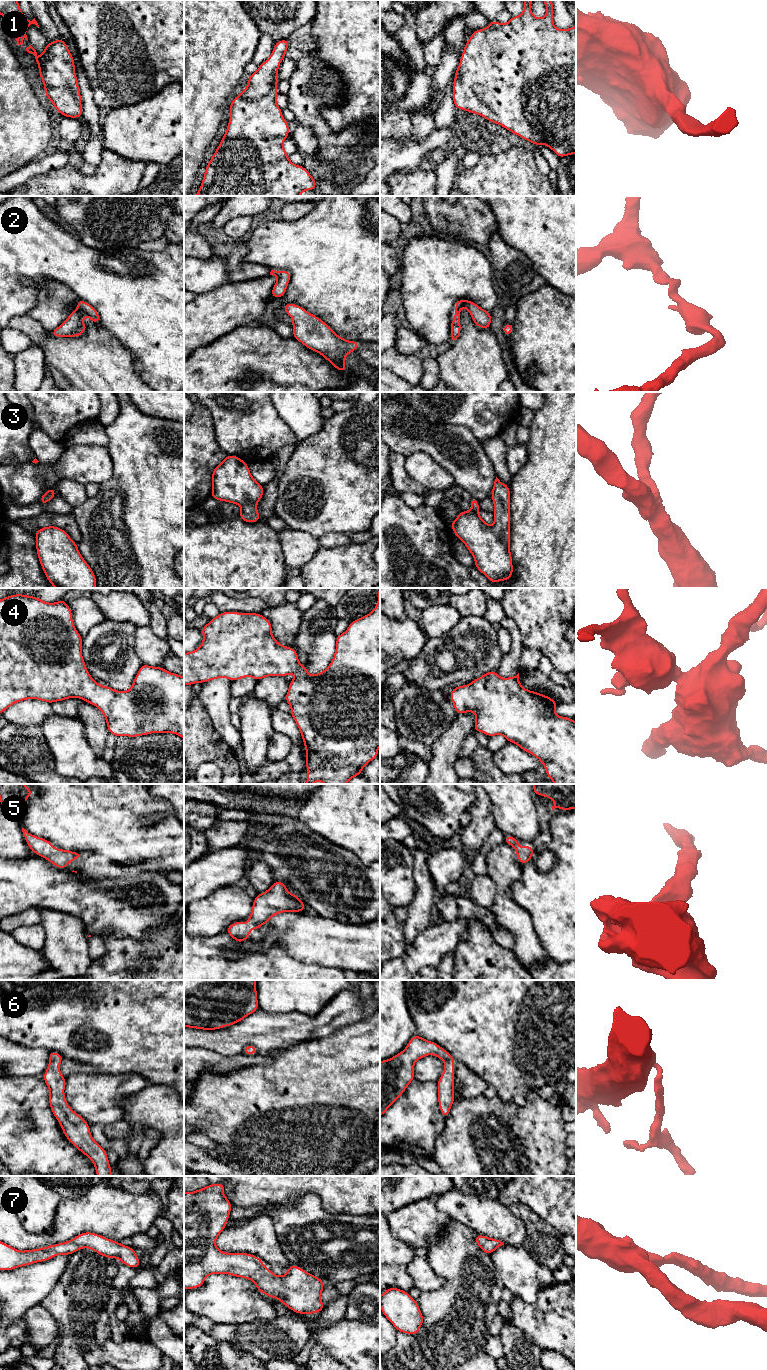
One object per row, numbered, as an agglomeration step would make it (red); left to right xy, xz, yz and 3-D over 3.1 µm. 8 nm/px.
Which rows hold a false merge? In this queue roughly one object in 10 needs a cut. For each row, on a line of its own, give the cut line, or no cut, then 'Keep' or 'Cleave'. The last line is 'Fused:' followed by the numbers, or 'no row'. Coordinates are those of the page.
1: No split. Keep
2: No split. Keep
3: No split. Keep
4: No split. Keep
5: No split. Keep
6: No split. Keep
7: No split. Keep
Fused: no row

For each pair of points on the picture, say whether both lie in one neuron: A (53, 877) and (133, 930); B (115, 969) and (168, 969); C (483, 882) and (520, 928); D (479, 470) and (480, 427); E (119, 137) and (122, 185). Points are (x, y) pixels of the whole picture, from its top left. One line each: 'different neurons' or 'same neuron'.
A: same neuron
B: same neuron
C: different neurons
D: different neurons
E: different neurons

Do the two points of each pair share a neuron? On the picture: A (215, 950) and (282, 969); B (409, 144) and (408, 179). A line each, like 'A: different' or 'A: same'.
A: same
B: different

